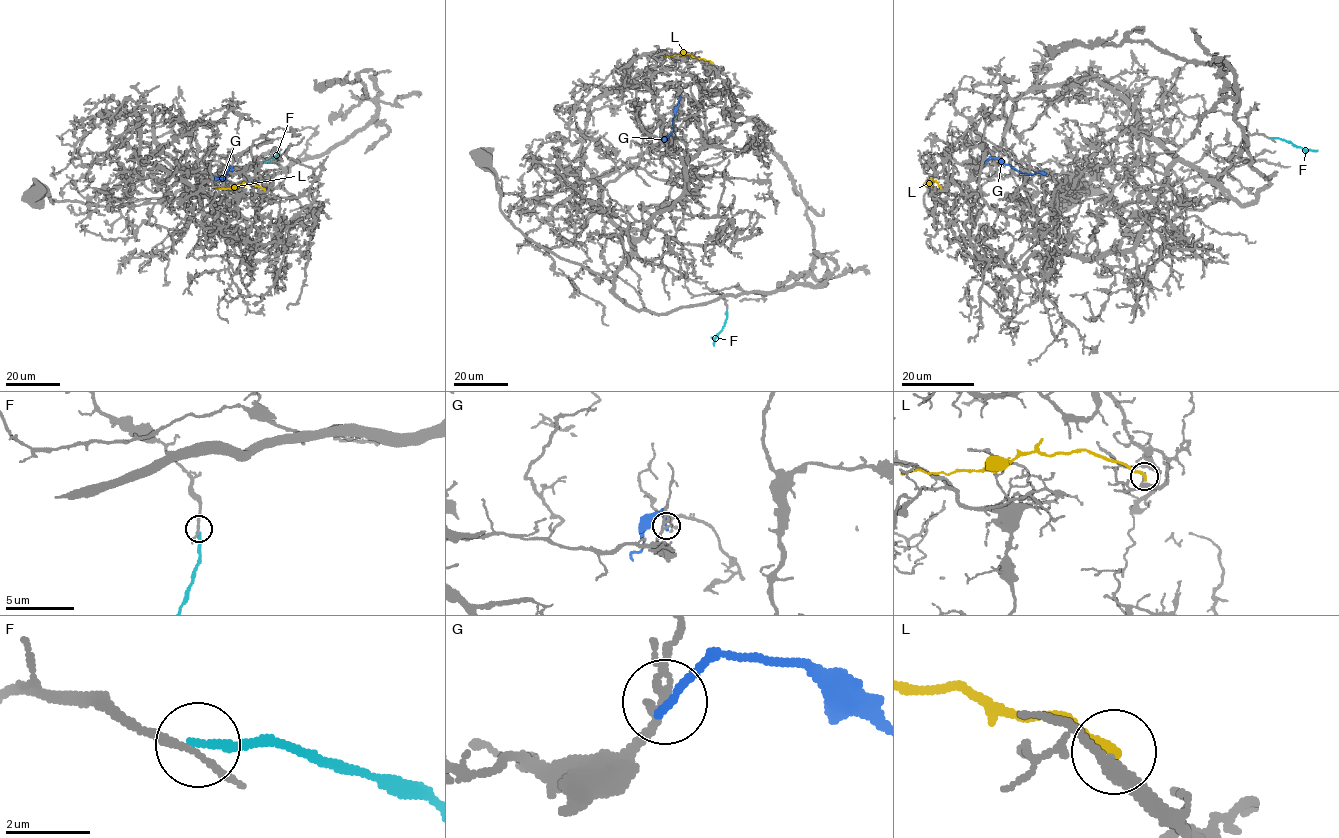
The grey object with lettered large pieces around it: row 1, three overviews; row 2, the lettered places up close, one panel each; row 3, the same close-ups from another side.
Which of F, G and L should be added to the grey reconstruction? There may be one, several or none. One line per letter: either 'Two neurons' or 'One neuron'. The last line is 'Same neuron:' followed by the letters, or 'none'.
F: Two neurons
G: Two neurons
L: Two neurons
Same neuron: none

